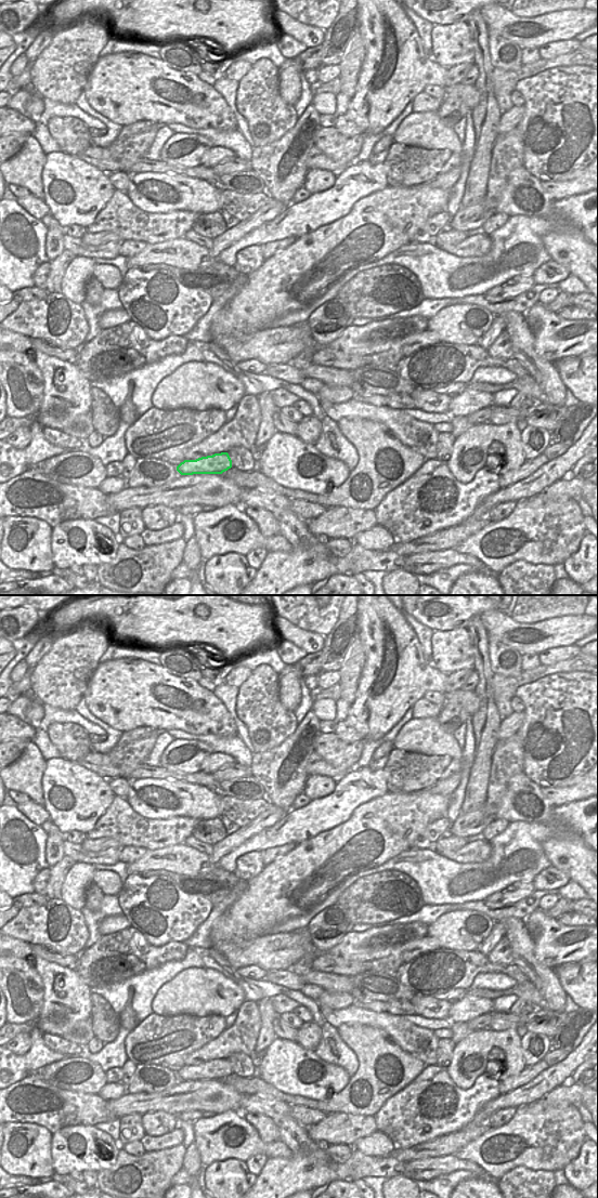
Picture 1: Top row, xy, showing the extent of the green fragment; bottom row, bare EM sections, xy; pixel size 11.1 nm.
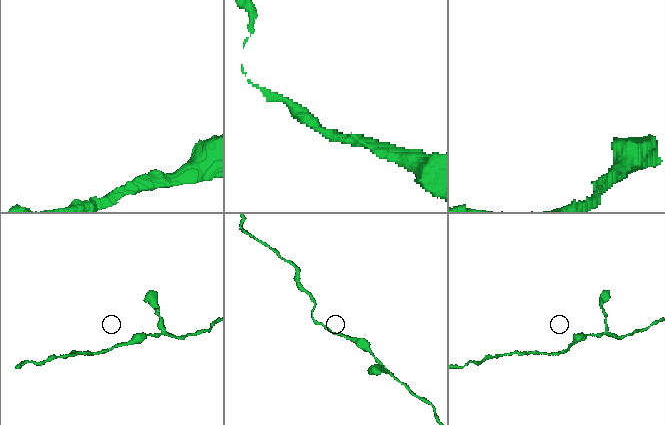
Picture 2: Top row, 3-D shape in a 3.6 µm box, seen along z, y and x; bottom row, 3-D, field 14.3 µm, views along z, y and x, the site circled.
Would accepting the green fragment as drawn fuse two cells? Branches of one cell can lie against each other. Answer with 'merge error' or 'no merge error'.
no merge error

